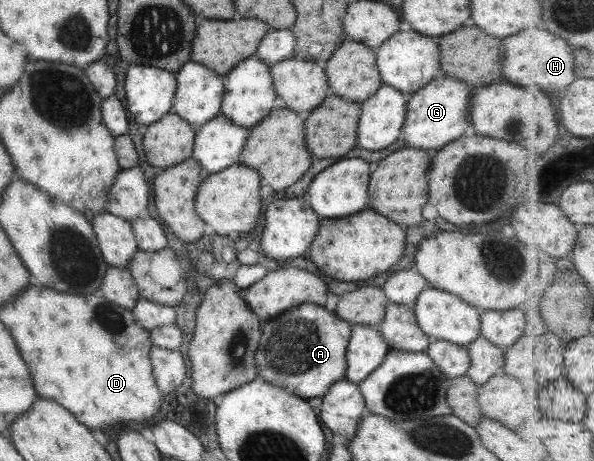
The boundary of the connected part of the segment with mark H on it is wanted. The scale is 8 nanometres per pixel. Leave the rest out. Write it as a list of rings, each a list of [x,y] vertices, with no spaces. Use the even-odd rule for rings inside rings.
[[[544,29],[520,31],[512,37],[502,39],[502,75],[508,83],[520,87],[542,87],[542,89],[566,89],[577,80],[576,51],[574,47]]]

